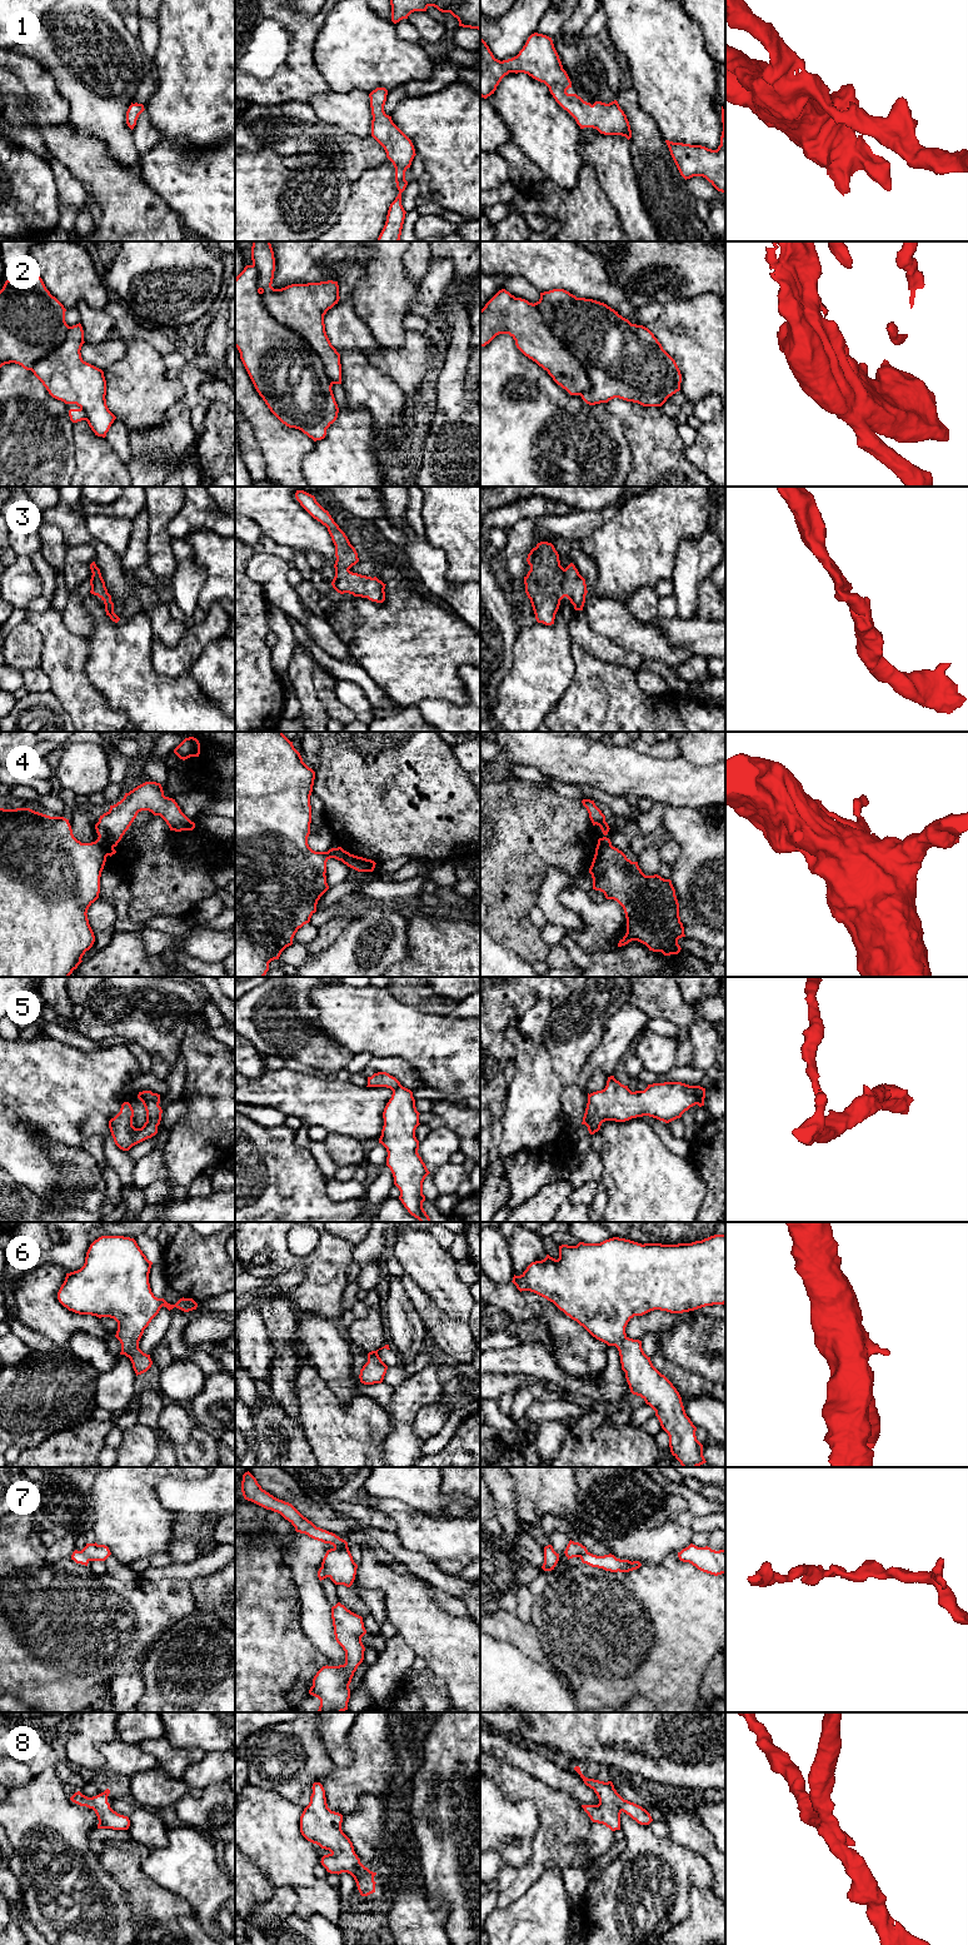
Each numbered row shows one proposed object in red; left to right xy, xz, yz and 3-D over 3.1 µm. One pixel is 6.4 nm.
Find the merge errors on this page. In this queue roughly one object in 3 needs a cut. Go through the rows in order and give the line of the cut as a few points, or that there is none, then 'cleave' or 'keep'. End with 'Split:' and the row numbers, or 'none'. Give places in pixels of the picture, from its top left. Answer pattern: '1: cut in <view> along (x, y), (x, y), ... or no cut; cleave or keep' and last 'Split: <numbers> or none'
1: no cut; keep
2: cut in xz along (260, 292), (268, 312), (310, 345), (333, 383); cleave
3: no cut; keep
4: cut in xy along (95, 841), (106, 856); cleave
5: no cut; keep
6: no cut; keep
7: cut in xy along (79, 1551), (90, 1560); cleave
8: no cut; keep
Split: 2, 4, 7

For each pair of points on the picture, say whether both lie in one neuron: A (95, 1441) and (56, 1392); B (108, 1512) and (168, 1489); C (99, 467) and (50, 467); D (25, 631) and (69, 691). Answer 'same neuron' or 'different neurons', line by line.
A: different neurons
B: different neurons
C: different neurons
D: different neurons

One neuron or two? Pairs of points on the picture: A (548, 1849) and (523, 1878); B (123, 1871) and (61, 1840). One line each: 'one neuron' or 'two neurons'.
A: one neuron
B: two neurons

